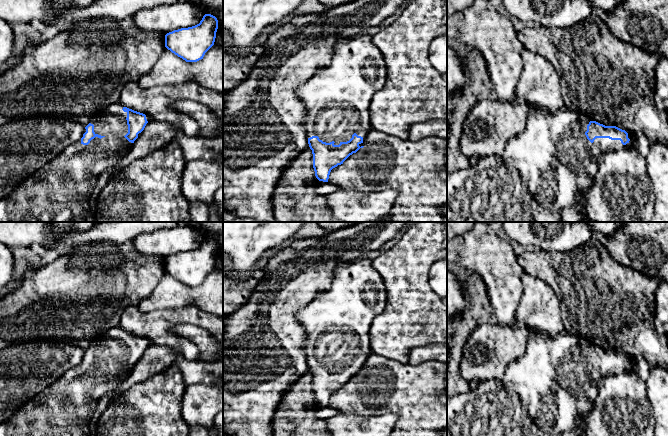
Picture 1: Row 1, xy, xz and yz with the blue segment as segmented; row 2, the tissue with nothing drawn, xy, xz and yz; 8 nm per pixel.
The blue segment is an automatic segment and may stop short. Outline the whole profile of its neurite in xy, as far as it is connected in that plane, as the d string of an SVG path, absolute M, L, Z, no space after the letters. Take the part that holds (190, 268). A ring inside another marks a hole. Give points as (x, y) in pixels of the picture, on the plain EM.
M205 238L199 248L165 259L165 271L186 286L197 286L214 269L218 244Z

